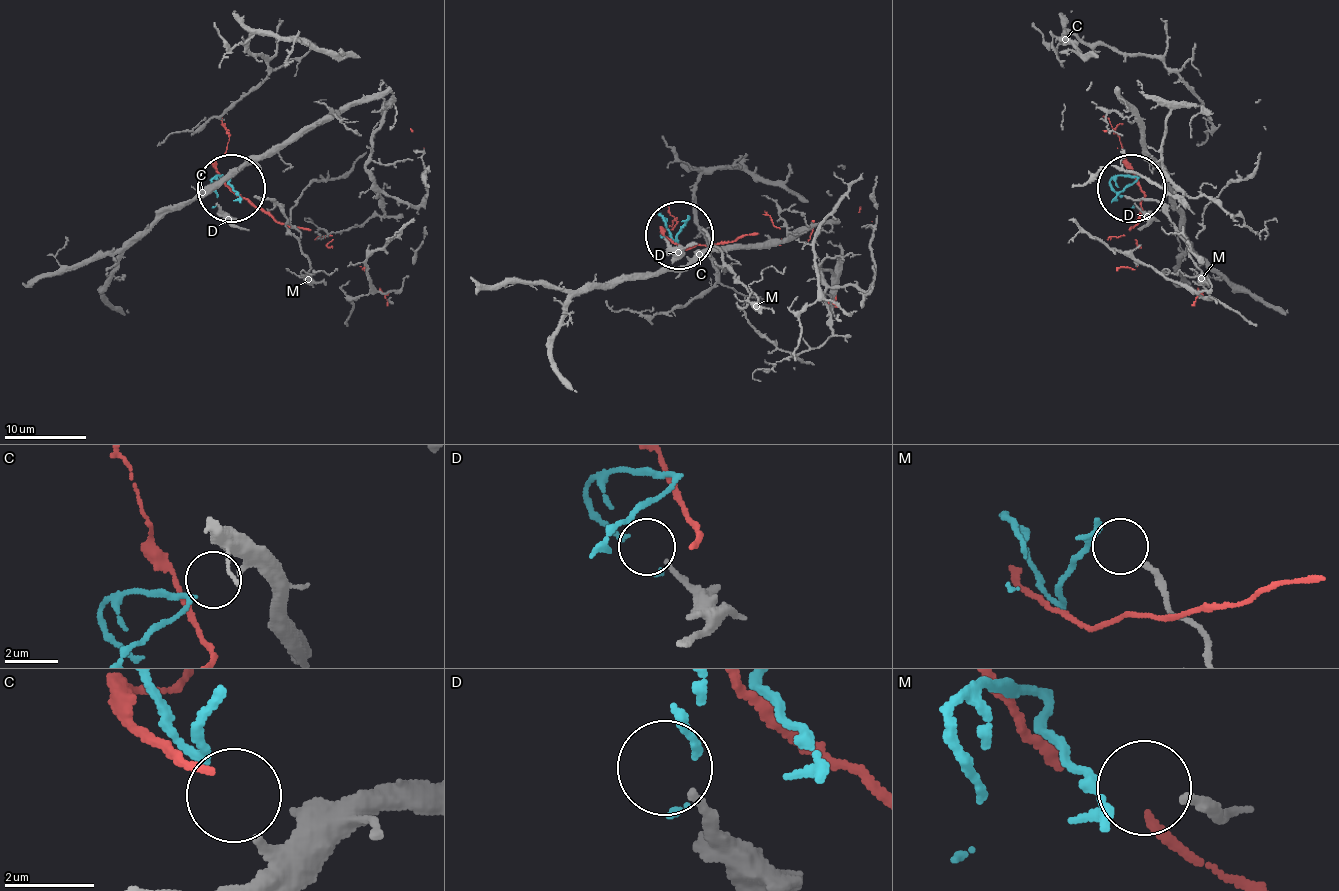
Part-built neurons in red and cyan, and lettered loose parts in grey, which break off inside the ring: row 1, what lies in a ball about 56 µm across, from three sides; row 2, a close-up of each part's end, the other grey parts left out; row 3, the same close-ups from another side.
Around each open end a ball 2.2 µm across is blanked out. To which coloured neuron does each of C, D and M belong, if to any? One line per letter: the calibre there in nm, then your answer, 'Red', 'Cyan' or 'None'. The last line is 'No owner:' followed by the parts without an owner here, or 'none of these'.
C: Thickness 300 nm. Cyan
D: Thickness 190 nm. None
M: Thickness 240 nm. None
No owner: D, M

